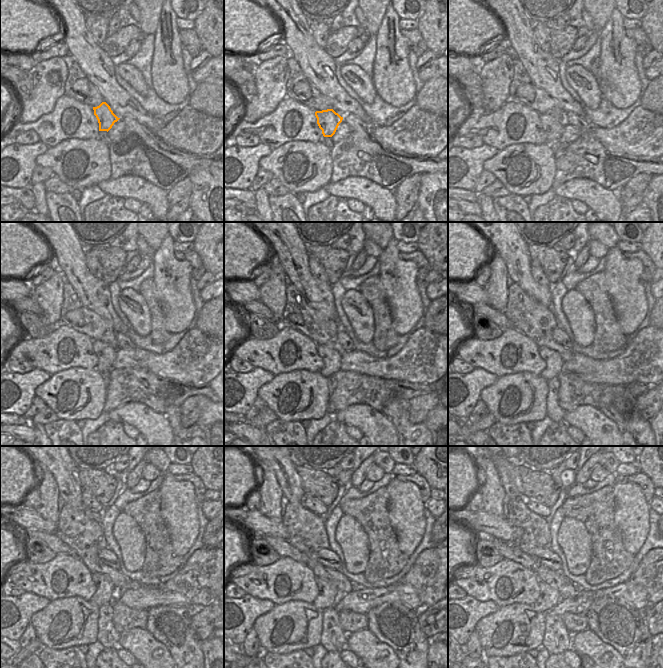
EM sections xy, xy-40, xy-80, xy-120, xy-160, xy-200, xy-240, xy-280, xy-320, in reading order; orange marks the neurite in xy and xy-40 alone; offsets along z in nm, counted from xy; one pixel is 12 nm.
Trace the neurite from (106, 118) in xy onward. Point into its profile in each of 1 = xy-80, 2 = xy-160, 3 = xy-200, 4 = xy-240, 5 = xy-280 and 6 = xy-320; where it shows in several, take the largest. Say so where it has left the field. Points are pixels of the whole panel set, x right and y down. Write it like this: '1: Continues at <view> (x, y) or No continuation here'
1: Continues at xy-80 (553, 128)
2: Continues at xy-160 (331, 358)
3: Continues at xy-200 (554, 363)
4: Continues at xy-240 (106, 591)
5: Continues at xy-280 (328, 594)
6: Continues at xy-320 (549, 597)

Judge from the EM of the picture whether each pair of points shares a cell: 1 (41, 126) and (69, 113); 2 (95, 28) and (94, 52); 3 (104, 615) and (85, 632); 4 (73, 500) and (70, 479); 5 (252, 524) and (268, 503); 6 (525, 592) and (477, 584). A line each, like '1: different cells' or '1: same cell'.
1: same cell
2: different cells
3: different cells
4: same cell
5: different cells
6: same cell

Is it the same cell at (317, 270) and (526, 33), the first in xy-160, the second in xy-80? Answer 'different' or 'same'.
different

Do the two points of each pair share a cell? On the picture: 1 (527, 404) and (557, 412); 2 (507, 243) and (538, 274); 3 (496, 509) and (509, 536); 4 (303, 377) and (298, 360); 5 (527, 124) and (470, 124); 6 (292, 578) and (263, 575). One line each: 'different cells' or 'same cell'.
1: different cells
2: different cells
3: different cells
4: different cells
5: same cell
6: same cell

